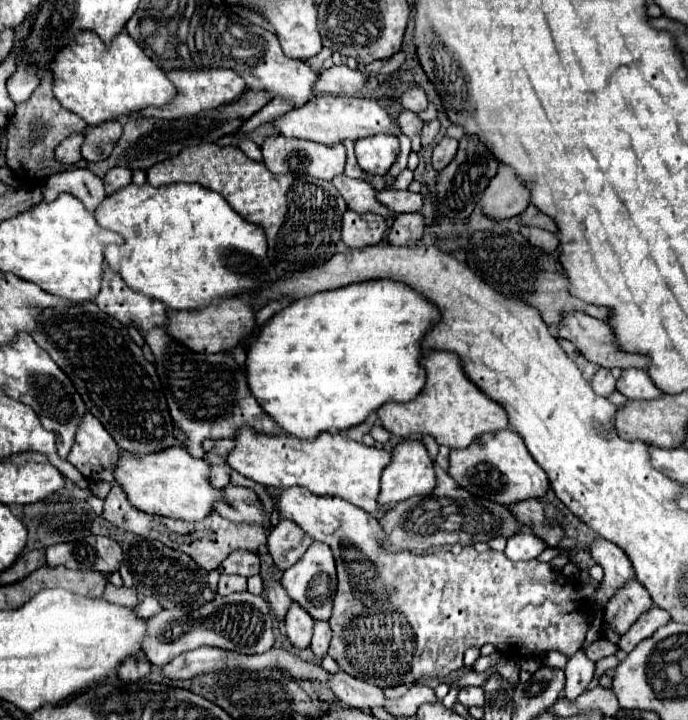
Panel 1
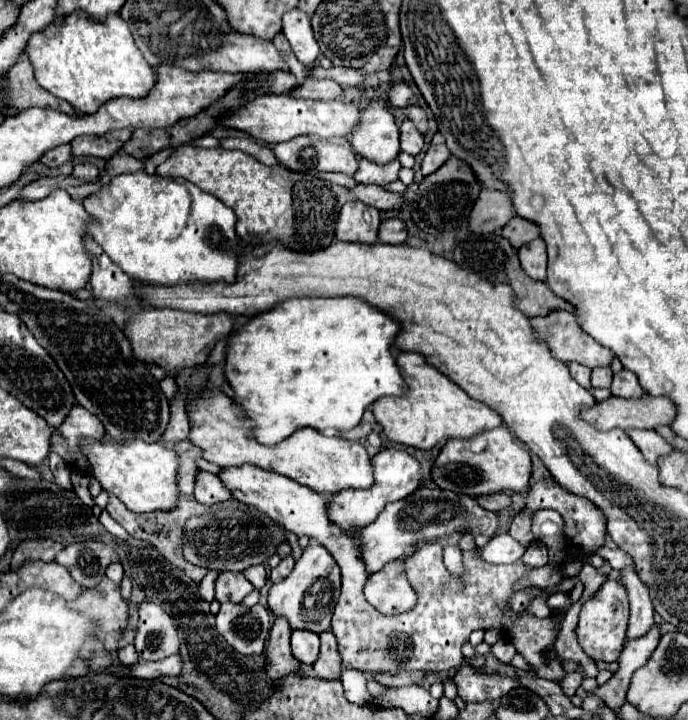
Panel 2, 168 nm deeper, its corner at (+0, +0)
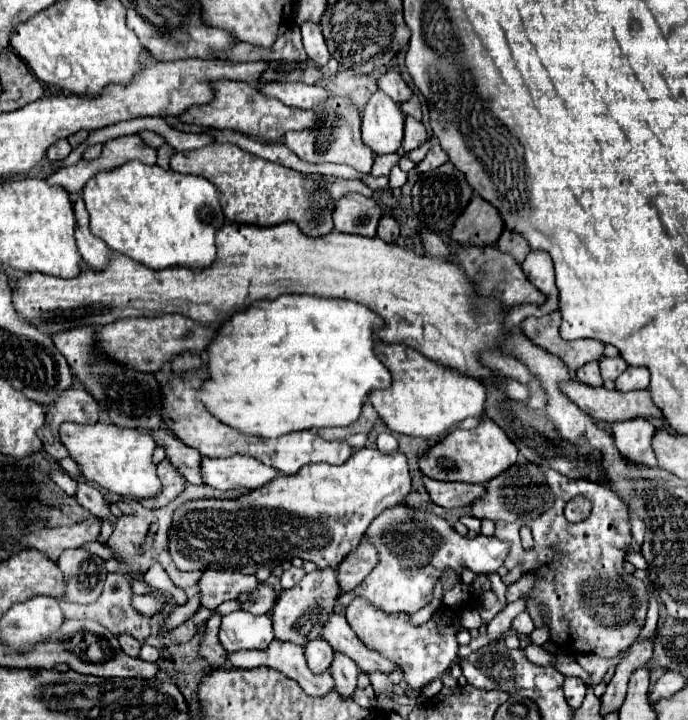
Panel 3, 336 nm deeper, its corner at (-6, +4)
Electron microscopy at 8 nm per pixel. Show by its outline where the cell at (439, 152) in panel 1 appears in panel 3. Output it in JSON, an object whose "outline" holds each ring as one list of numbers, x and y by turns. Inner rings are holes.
{"outline":[[434,145,434,147,426,153,426,157,416,165,416,171,418,171,418,173,426,173,426,171,430,171,430,169,436,169,436,167,444,165,446,161,448,161,446,151,444,151,440,145]]}

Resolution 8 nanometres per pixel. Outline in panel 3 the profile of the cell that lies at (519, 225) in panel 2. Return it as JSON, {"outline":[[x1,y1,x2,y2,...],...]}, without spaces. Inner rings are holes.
{"outline":[[504,231,500,235,500,239,496,241,496,247,502,251,502,253,508,253,512,255,518,263,522,263,526,259,526,255,530,253,530,247,526,243,526,239,522,239,518,233,512,233,512,231]]}

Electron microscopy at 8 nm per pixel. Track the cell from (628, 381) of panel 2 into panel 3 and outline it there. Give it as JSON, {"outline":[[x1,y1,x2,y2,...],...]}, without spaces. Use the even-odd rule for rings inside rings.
{"outline":[[628,367,616,379,616,389,618,391,638,391,638,389,648,389,648,383,650,383,650,371,646,367]]}

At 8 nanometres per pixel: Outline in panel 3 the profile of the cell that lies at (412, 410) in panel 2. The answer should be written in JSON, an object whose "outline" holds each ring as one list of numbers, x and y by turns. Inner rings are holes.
{"outline":[[376,341,374,353,392,373,392,385,388,389,372,391,368,397,390,431,426,439,442,437,466,417,484,415,486,387,474,377,456,373,456,369,444,369,444,365,436,365,436,361,420,357,420,353,408,349,408,345,388,345]]}

